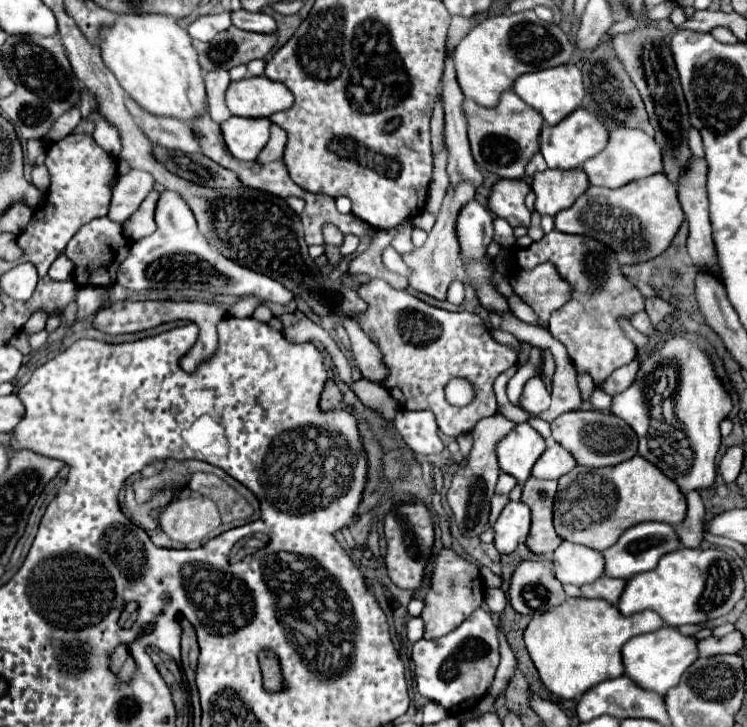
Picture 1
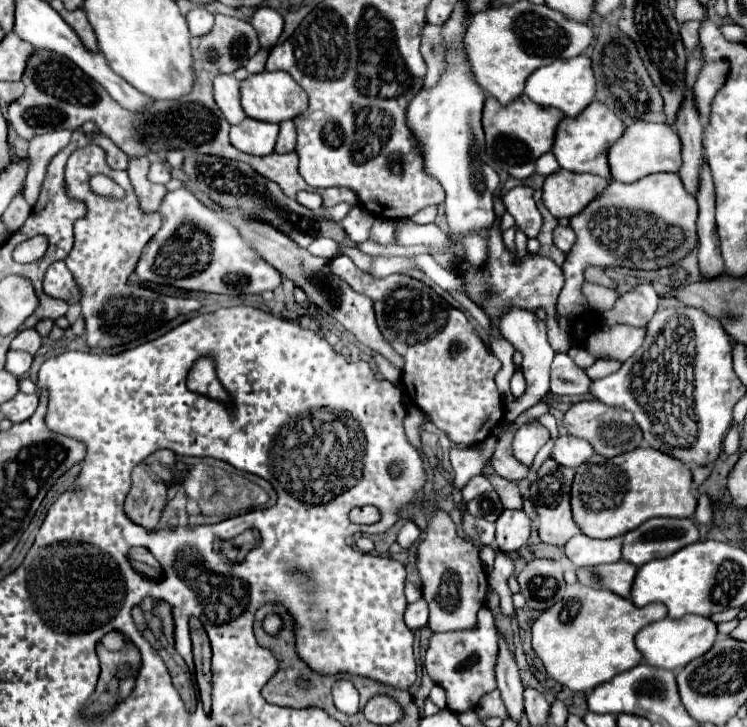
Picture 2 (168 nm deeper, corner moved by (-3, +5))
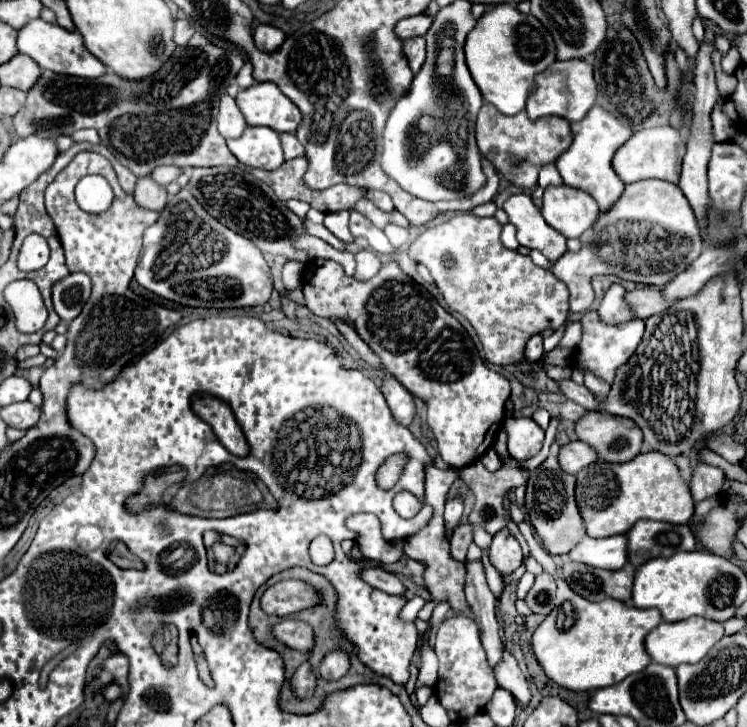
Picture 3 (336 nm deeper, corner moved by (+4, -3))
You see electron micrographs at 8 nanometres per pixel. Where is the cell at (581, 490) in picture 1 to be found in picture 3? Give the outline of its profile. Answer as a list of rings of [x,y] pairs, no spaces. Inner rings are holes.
[[[642,452],[624,464],[594,462],[576,474],[576,504],[590,538],[626,534],[638,520],[662,520],[688,524],[694,516],[694,500],[672,458],[660,452]]]

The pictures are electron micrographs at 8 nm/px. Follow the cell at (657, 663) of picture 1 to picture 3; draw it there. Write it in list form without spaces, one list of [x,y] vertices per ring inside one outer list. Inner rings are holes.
[[[686,618],[680,622],[662,622],[646,636],[646,652],[656,664],[664,664],[670,668],[676,668],[680,664],[696,664],[700,662],[708,650],[724,636],[724,628],[720,622],[706,620],[706,618]]]

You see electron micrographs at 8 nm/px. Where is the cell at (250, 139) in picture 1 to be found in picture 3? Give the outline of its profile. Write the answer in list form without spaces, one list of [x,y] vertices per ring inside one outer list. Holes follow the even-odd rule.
[[[246,128],[240,138],[226,140],[228,150],[244,164],[262,170],[274,170],[284,162],[278,132],[270,128]]]

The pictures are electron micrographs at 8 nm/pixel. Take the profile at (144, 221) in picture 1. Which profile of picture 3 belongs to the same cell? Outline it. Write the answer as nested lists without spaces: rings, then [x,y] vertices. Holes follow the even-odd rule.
[[[148,176],[136,180],[136,188],[132,196],[140,208],[154,210],[154,212],[160,212],[168,202],[166,188],[160,184],[154,184],[154,180],[148,180]]]

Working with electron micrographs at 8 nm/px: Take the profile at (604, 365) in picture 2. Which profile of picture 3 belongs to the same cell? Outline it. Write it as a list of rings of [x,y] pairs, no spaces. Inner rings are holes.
[[[545,366],[545,372],[554,381],[562,381],[571,377],[570,367]]]

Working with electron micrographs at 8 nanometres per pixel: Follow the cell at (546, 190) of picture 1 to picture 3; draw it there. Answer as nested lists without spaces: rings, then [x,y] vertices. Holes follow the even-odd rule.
[[[548,186],[542,196],[542,216],[566,238],[578,238],[598,218],[598,202],[572,186]]]

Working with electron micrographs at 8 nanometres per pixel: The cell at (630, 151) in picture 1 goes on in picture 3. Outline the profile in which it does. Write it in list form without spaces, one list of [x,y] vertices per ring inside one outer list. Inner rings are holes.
[[[672,126],[638,130],[632,134],[632,138],[626,144],[622,144],[622,148],[616,150],[612,168],[624,184],[632,184],[632,182],[646,180],[646,178],[660,178],[660,180],[678,184],[684,154],[686,154],[686,144],[684,144],[684,136],[680,130]]]

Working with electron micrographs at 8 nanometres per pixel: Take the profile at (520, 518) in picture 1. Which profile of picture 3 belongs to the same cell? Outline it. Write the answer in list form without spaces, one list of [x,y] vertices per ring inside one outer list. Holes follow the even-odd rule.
[[[502,528],[498,534],[494,534],[492,544],[490,544],[490,562],[500,574],[516,570],[522,558],[524,556],[522,556],[520,544],[508,528]]]

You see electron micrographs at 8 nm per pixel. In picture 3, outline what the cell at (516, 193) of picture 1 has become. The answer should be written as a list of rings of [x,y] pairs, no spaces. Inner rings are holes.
[[[528,194],[510,196],[502,208],[516,226],[522,246],[540,250],[550,262],[556,262],[566,252],[566,238],[544,222],[538,206],[534,206]]]

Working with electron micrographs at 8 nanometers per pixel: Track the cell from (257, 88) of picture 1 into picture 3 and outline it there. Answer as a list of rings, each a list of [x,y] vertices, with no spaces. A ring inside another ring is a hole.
[[[258,82],[240,90],[236,104],[248,126],[268,126],[276,132],[294,132],[302,122],[300,110],[274,82]]]

